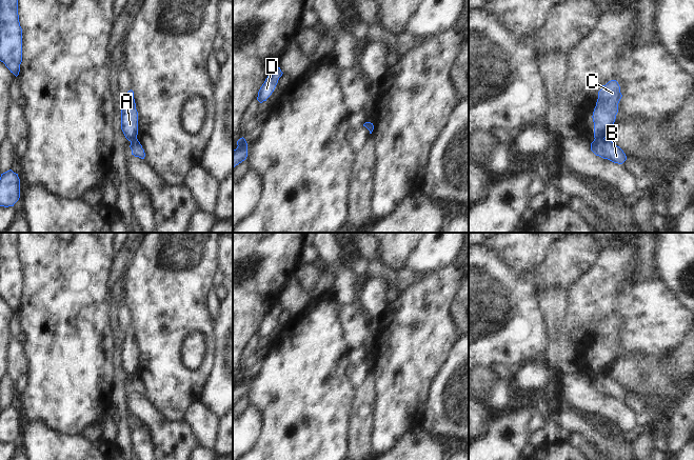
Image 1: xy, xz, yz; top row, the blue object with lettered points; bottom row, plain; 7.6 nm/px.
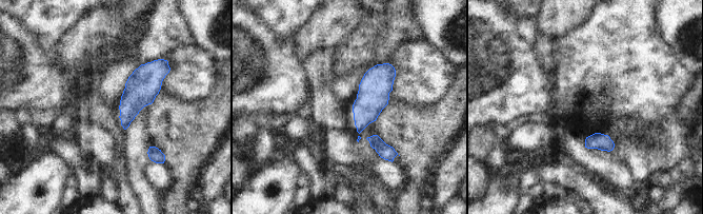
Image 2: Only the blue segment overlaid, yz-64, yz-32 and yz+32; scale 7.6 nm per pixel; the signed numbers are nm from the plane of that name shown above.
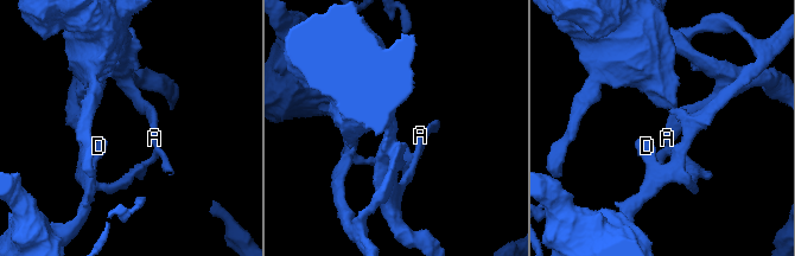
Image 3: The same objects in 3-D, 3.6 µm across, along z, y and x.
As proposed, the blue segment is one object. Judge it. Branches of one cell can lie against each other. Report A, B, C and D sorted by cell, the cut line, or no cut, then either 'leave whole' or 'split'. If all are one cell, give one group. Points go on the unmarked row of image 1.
groups A C / B D; cut yz (603, 374), (595, 375); split

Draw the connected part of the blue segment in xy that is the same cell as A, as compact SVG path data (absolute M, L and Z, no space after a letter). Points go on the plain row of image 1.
M127 327L121 344L121 365L128 377L138 371L138 347L134 335L134 327Z

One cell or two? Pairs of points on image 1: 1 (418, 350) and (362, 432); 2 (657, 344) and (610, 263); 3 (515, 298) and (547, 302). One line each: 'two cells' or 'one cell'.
1: two cells
2: one cell
3: two cells

